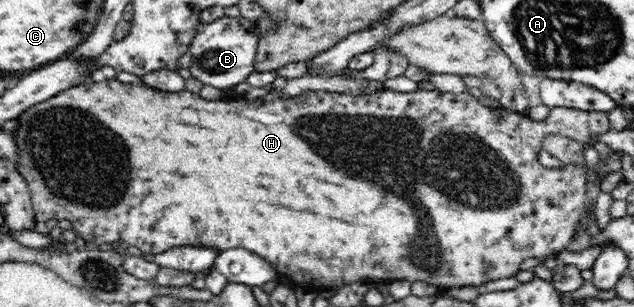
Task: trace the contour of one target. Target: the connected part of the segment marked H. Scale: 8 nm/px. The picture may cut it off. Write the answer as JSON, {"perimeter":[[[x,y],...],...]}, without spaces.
{"perimeter":[[[105,80],[68,88],[48,101],[33,105],[19,117],[16,142],[20,155],[17,169],[29,185],[36,220],[67,219],[85,242],[113,245],[121,239],[142,255],[193,245],[221,250],[243,247],[269,261],[278,275],[289,279],[300,290],[306,285],[344,286],[357,280],[377,282],[381,279],[423,281],[443,289],[480,288],[489,281],[516,277],[521,271],[519,265],[525,259],[551,257],[566,249],[575,235],[577,221],[585,213],[588,179],[579,166],[566,164],[563,171],[544,167],[538,160],[539,151],[549,134],[565,135],[565,119],[608,117],[607,112],[553,107],[545,121],[532,121],[524,113],[483,107],[468,92],[451,94],[440,90],[424,91],[421,87],[413,93],[384,89],[358,96],[341,90],[308,91],[304,96],[285,102],[277,98],[282,91],[268,88],[268,92],[263,101],[247,101],[247,97],[240,95],[237,99],[205,101],[199,94],[187,90],[166,93],[141,84],[125,85]]]}

